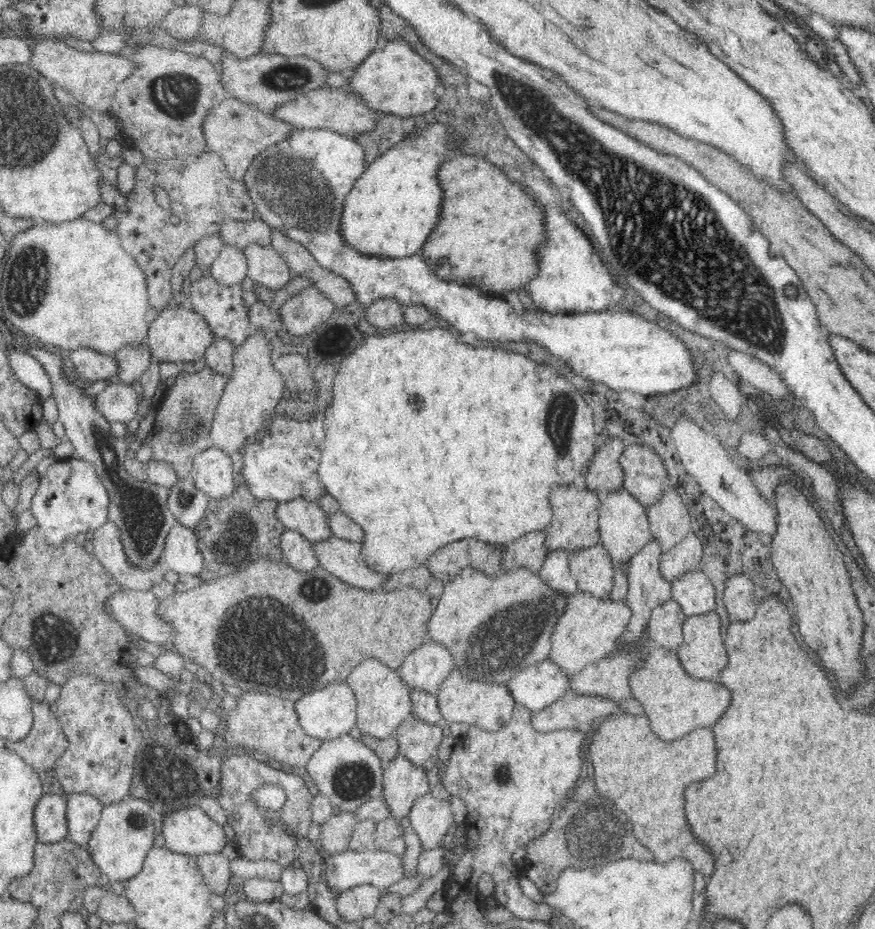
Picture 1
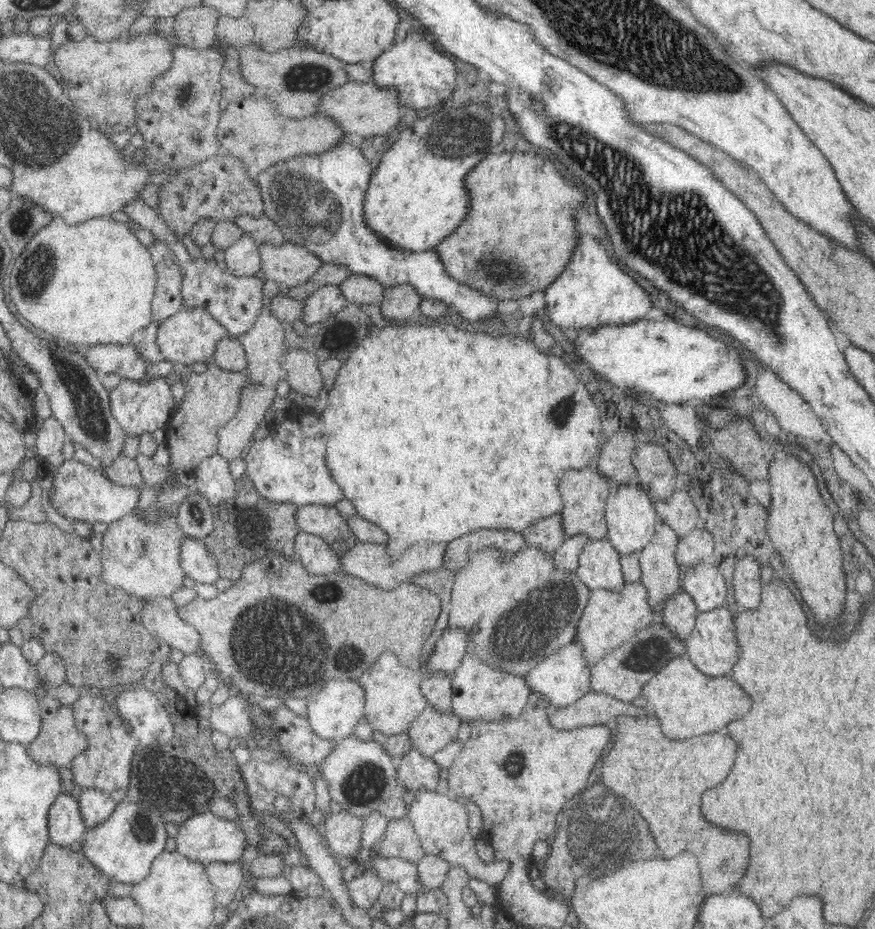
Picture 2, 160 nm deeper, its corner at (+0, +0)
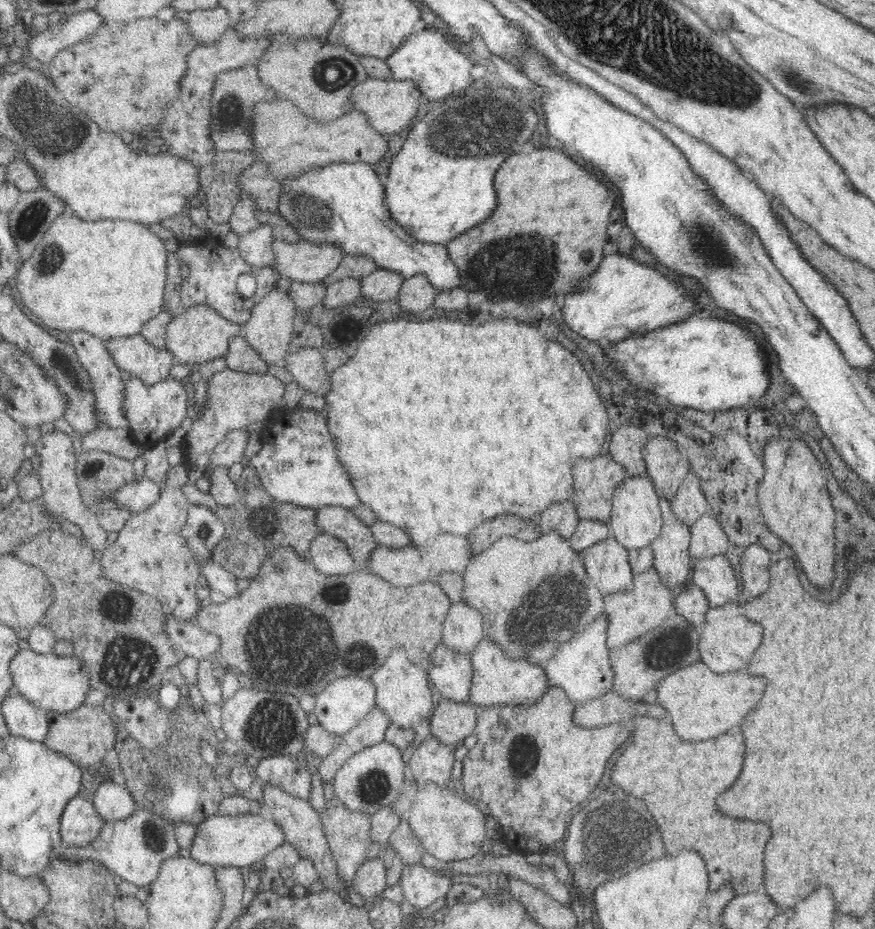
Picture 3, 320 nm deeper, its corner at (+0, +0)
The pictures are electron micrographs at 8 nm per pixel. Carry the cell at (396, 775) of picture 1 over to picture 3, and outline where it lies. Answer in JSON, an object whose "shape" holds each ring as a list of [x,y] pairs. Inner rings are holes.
{"shape":[[[428,736],[408,760],[409,776],[420,785],[428,782],[449,785],[456,760],[454,751],[455,747],[441,744],[434,736]]]}

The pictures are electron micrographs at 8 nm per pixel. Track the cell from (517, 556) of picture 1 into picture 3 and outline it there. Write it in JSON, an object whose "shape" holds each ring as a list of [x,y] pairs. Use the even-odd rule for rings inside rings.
{"shape":[[[572,500],[552,504],[552,506],[538,514],[535,520],[540,534],[556,531],[556,534],[564,537],[564,539],[569,539],[576,532],[576,526],[580,521]]]}

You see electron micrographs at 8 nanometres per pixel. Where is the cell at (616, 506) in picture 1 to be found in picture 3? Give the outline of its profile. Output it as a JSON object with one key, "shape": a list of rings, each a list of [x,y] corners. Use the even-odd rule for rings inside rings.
{"shape":[[[649,477],[624,478],[611,496],[612,514],[609,527],[612,535],[620,545],[627,549],[644,548],[652,544],[662,528],[662,517],[659,509],[659,496]]]}

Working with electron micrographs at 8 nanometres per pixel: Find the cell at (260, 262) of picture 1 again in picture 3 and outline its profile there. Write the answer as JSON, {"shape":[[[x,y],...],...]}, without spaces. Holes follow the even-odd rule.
{"shape":[[[301,240],[296,244],[278,242],[282,252],[276,258],[273,268],[278,275],[292,279],[292,282],[316,283],[328,277],[340,267],[345,258],[338,245],[312,244]]]}

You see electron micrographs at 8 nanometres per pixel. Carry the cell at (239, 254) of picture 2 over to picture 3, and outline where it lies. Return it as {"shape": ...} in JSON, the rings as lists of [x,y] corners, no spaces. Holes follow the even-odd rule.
{"shape":[[[261,225],[259,228],[239,236],[238,251],[243,260],[256,268],[274,266],[274,250],[272,249],[273,232],[271,226]]]}

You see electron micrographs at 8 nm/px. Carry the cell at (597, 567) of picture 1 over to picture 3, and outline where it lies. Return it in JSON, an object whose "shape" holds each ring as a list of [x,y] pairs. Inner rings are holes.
{"shape":[[[613,536],[585,550],[584,570],[602,594],[622,593],[634,588],[628,549],[620,545]]]}

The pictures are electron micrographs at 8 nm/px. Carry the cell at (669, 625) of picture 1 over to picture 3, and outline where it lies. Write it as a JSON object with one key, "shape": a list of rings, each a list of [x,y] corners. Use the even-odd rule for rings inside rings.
{"shape":[[[692,585],[674,598],[675,611],[684,616],[690,624],[691,628],[700,631],[706,622],[706,611],[709,609],[708,599],[704,595],[704,591],[696,585]]]}

